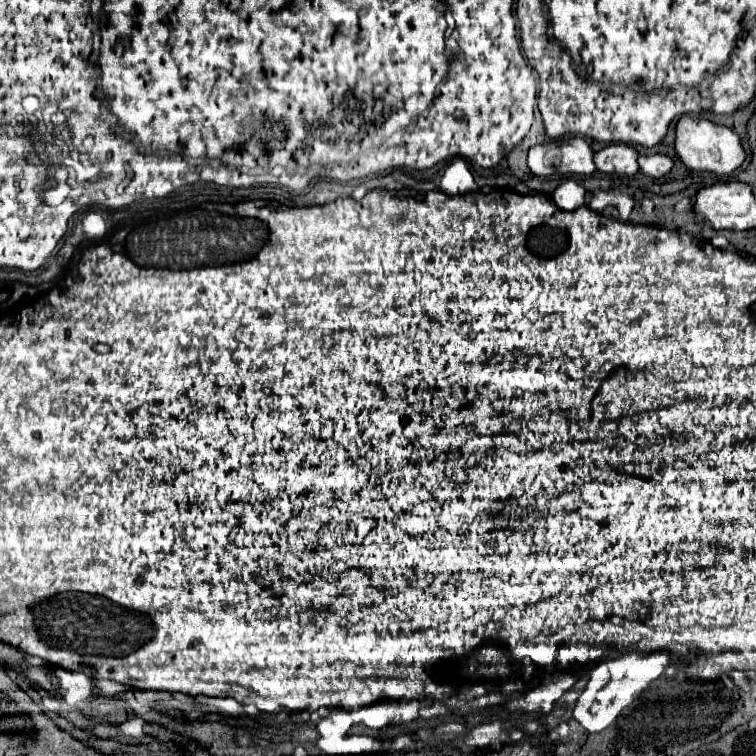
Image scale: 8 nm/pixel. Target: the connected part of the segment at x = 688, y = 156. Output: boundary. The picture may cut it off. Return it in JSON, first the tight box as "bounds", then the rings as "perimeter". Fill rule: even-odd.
{"bounds":[675,117,745,175],"perimeter":[[[681,117],[677,121],[675,127],[675,151],[679,161],[695,171],[711,171],[711,173],[719,173],[719,175],[729,175],[733,173],[743,161],[745,161],[745,153],[743,153],[743,145],[737,137],[735,131],[715,125],[707,119],[701,117]]]}

